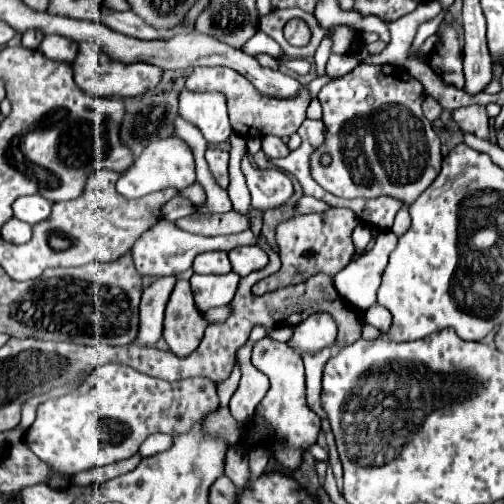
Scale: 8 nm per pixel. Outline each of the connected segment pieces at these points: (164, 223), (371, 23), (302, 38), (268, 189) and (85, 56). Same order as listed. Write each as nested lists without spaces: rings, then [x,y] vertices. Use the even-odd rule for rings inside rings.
[[[159,220],[151,230],[147,230],[135,244],[133,244],[133,262],[135,268],[145,276],[173,276],[179,272],[185,272],[191,268],[193,260],[197,254],[201,252],[209,252],[209,250],[225,250],[229,252],[231,248],[237,248],[241,244],[255,244],[257,238],[253,236],[251,230],[243,232],[243,234],[235,234],[235,236],[197,236],[197,234],[189,234],[185,230],[181,230],[179,226],[175,226],[175,222],[169,220]]]
[[[365,16],[365,22],[363,22],[363,26],[359,26],[359,30],[361,32],[375,32],[375,34],[379,34],[379,38],[383,42],[389,42],[389,28],[377,16]]]
[[[293,18],[285,24],[285,38],[291,46],[305,46],[311,38],[309,26],[301,18]]]
[[[246,154],[241,161],[241,169],[251,192],[251,208],[267,212],[285,206],[293,196],[293,184],[285,172],[279,168],[253,168]]]
[[[89,42],[79,44],[77,58],[73,60],[71,66],[73,66],[73,72],[75,72],[75,84],[83,92],[99,96],[99,98],[107,98],[107,96],[119,96],[119,98],[139,96],[139,94],[145,94],[147,90],[155,88],[163,78],[163,70],[157,68],[157,66],[143,64],[143,62],[137,62],[137,64],[113,62],[113,60],[109,60],[109,56],[99,52],[95,44],[89,44]]]

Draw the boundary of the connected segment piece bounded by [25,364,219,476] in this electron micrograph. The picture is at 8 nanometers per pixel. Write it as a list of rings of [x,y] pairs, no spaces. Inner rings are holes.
[[[105,364],[71,394],[39,404],[37,420],[27,430],[25,444],[51,470],[73,476],[89,468],[131,458],[151,434],[187,434],[195,422],[217,406],[219,396],[215,382],[209,378],[165,382],[123,364]]]

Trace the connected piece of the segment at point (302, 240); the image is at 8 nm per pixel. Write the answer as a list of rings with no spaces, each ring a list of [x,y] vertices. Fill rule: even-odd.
[[[331,208],[323,214],[299,214],[281,226],[277,226],[277,242],[279,242],[279,256],[281,256],[281,270],[277,274],[271,274],[257,282],[253,286],[255,296],[263,296],[267,292],[279,290],[283,286],[295,286],[299,282],[305,282],[307,278],[323,272],[329,276],[335,276],[339,270],[343,270],[353,256],[357,254],[355,244],[351,240],[353,228],[359,224],[355,218],[355,212],[349,208]]]

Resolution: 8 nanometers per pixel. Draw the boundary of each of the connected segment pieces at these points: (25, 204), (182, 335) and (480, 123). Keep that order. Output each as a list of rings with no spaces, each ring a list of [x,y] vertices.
[[[35,194],[35,196],[17,198],[15,204],[13,204],[13,212],[15,212],[15,218],[19,218],[27,224],[37,224],[37,222],[49,218],[51,206],[53,204],[47,198]]]
[[[177,280],[165,310],[163,338],[177,356],[191,354],[203,340],[207,320],[193,302],[189,280]]]
[[[473,104],[473,106],[463,106],[453,110],[453,120],[463,132],[471,132],[479,138],[489,136],[489,118],[485,112],[485,106]]]

